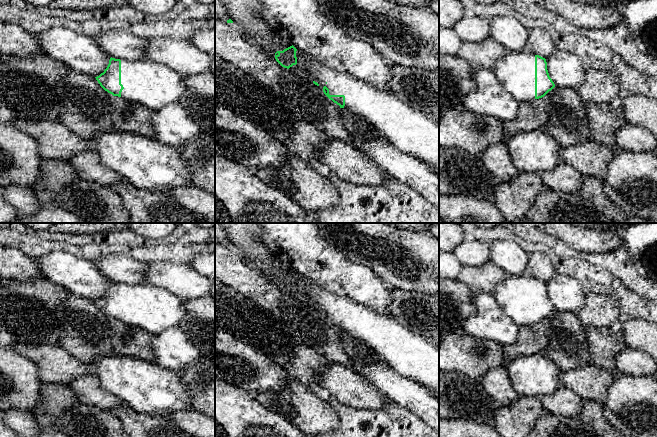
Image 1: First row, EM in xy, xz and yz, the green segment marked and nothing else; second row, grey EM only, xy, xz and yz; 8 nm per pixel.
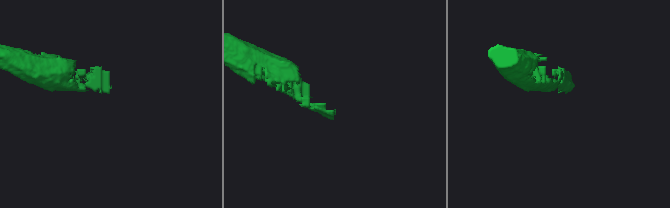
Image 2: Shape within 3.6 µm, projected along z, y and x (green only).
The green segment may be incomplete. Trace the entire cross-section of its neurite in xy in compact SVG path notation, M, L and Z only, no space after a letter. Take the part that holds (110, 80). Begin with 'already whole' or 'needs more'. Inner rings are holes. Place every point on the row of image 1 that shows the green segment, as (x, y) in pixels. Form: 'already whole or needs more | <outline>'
needs more | M111 57L104 72L95 78L100 86L113 96L139 103L152 111L178 103L187 91L184 76L151 60L128 61Z

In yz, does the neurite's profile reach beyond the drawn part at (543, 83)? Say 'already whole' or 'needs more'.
needs more

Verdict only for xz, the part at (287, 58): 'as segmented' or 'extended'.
extended

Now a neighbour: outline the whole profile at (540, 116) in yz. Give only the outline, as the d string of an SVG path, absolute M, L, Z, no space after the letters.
M547 98L520 103L518 115L515 119L503 121L503 128L507 137L521 131L544 129L549 116Z

